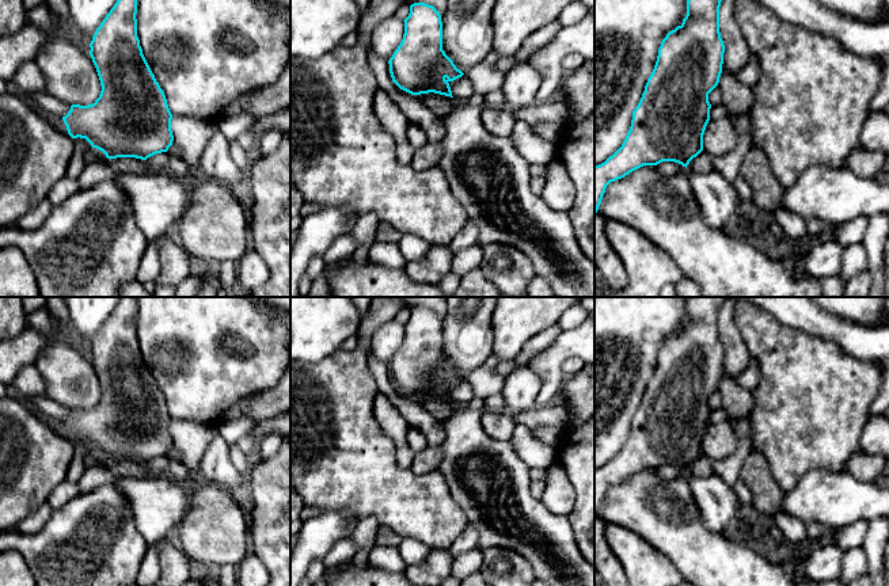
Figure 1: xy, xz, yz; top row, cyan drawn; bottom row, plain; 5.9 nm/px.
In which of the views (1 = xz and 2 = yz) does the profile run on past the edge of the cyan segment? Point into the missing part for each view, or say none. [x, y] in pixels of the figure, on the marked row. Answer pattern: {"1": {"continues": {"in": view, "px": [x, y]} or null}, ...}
{"1": {"continues": null}, "2": {"continues": null}}

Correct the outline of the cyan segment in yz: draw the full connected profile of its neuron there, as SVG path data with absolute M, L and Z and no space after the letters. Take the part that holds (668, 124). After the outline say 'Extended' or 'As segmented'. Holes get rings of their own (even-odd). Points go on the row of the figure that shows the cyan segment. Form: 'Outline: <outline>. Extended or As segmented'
Outline: M687 0L683 23L669 31L658 49L654 69L632 111L630 130L622 146L604 163L594 165L594 213L607 186L643 165L675 161L687 168L703 151L703 134L710 121L708 94L722 73L725 45L719 33L722 0Z. As segmented

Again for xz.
Outline: M414 3L410 5L410 14L403 22L403 39L388 61L392 81L411 95L434 92L453 98L449 83L464 73L456 68L442 50L441 15L433 5Z. As segmented

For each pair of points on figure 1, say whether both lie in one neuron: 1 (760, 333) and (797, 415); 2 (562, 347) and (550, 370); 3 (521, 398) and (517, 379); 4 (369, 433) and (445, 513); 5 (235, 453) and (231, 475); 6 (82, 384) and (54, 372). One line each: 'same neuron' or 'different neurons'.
1: same neuron
2: same neuron
3: same neuron
4: same neuron
5: different neurons
6: same neuron

